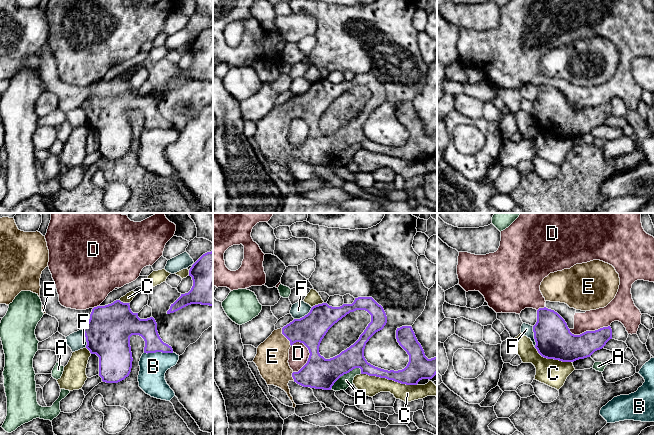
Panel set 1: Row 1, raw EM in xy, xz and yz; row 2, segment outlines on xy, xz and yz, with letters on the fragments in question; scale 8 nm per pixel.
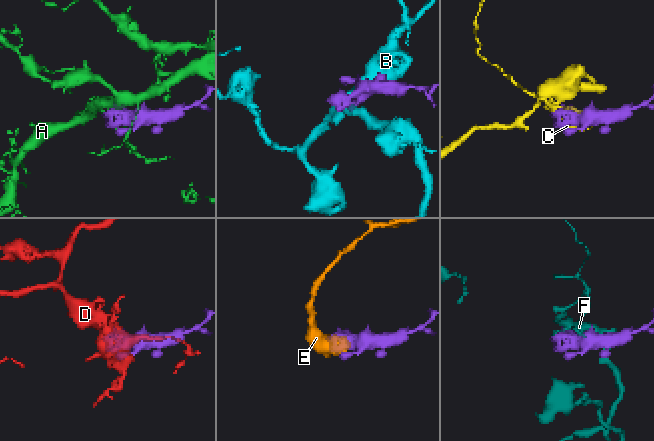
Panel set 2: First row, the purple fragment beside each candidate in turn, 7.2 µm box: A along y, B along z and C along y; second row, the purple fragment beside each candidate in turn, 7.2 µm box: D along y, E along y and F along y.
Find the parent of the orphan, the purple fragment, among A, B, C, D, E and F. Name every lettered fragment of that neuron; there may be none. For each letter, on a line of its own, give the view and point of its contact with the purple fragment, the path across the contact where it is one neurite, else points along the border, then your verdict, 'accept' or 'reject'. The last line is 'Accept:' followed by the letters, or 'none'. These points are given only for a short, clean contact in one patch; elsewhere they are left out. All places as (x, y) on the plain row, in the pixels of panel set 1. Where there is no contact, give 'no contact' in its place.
A: xz (345, 149) | along xz (361, 145), (354, 144), (344, 149), (330, 164) | reject
B: xy (158, 127) | reject
C: xz (389, 155) | reject
D: xz (308, 134) | reject
E: xz (285, 112) | accept
F: yz (534, 112) | reject
Accept: E

